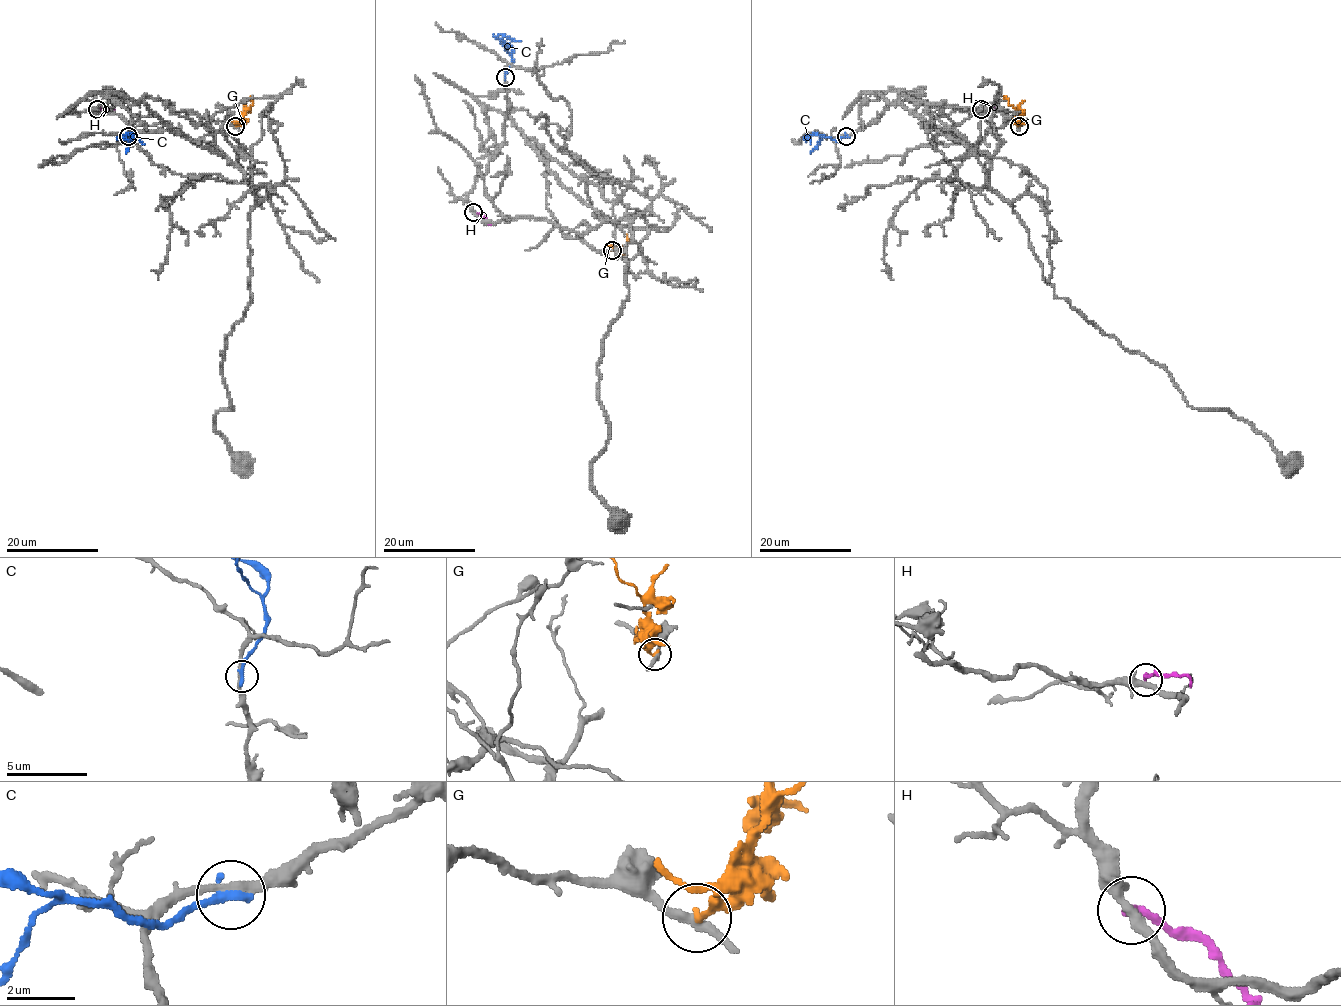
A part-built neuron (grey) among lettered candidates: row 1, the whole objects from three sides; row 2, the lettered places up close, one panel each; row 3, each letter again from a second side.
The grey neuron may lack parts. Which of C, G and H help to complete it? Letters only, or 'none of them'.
none of them

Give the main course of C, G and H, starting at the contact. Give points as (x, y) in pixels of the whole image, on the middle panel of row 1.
C: (505, 77), (512, 62), (512, 51), (501, 38), (505, 36), (520, 40)
G: (612, 249), (627, 244), (627, 234)
H: (473, 211), (490, 224)

